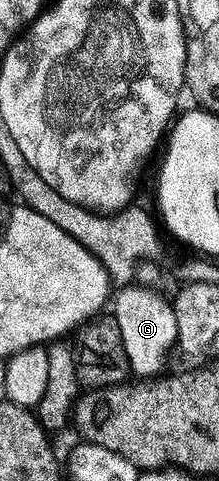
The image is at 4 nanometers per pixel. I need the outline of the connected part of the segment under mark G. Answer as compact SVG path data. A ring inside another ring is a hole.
M139 286L124 287L114 296L113 317L121 329L122 341L131 365L130 372L147 381L158 378L164 372L162 370L169 353L172 354L178 346L179 316L172 302L170 305L157 292Z

